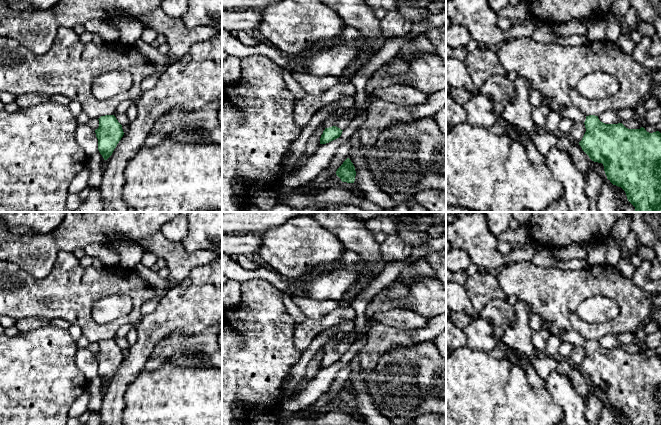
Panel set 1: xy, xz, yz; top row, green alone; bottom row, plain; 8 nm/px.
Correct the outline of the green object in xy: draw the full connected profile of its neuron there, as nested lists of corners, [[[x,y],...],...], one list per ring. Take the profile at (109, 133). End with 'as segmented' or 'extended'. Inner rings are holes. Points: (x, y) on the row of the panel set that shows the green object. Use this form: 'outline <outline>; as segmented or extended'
outline [[[114,115],[101,116],[98,120],[99,127],[95,130],[98,150],[104,160],[107,160],[123,137],[124,132],[122,125]]]; as segmented

